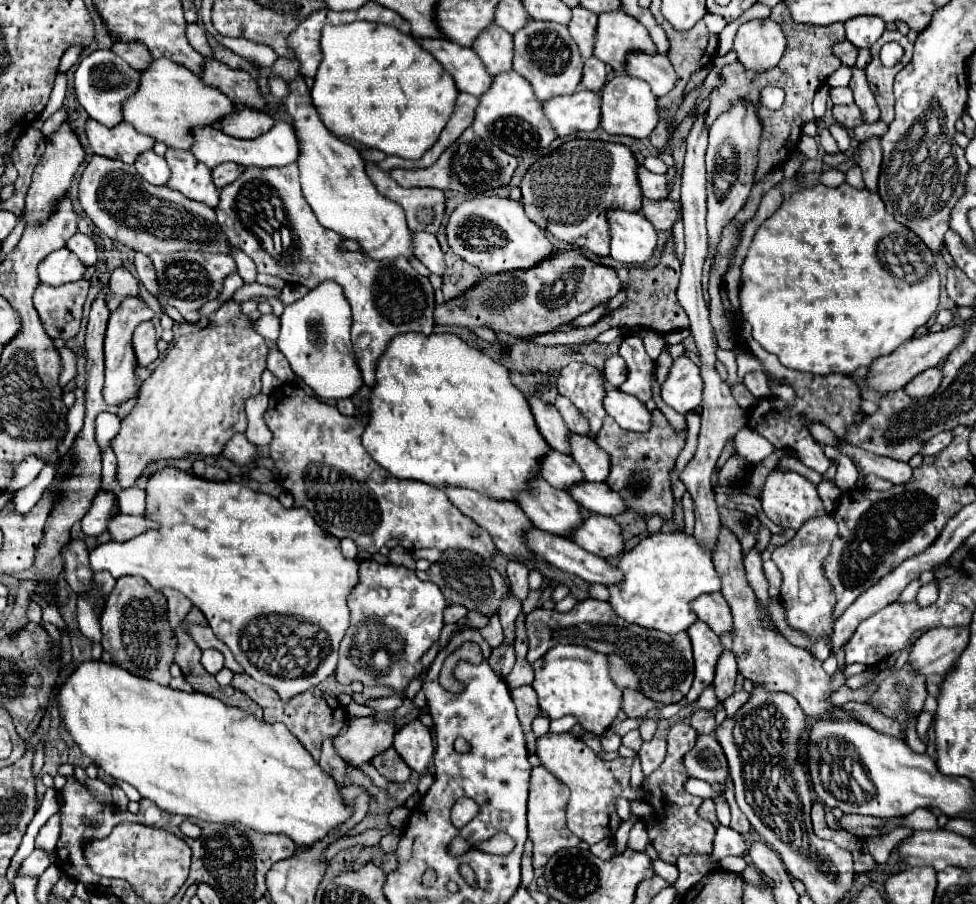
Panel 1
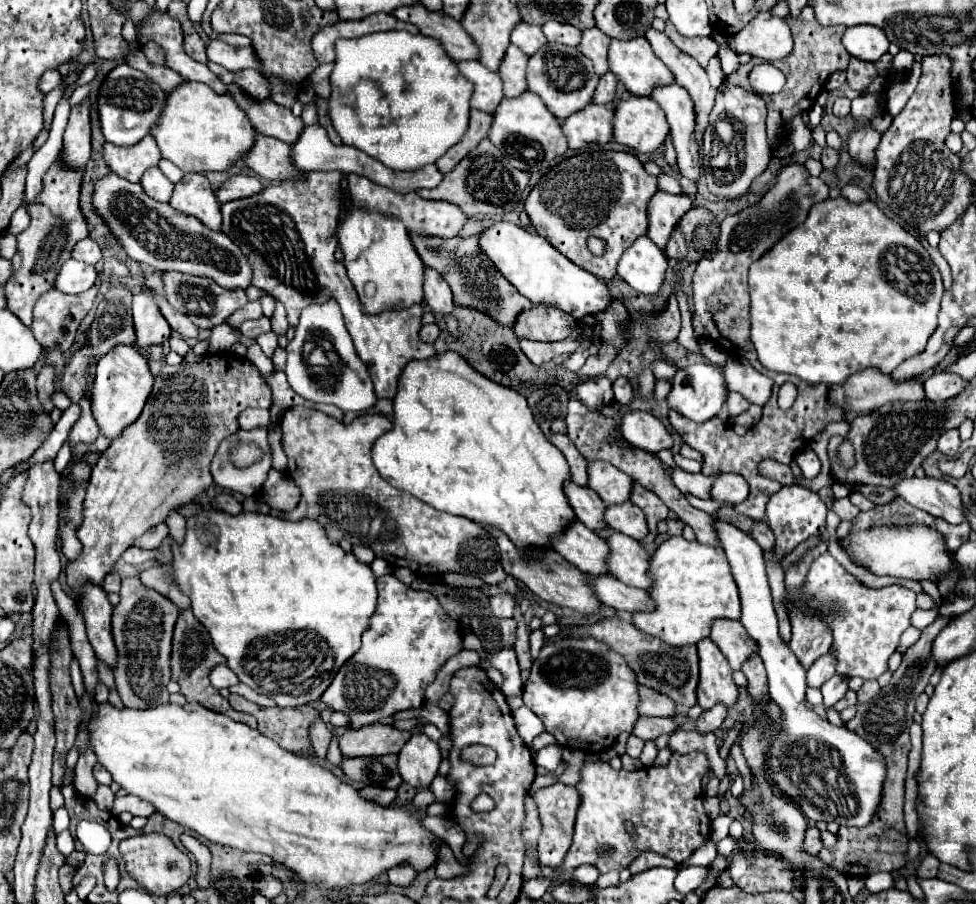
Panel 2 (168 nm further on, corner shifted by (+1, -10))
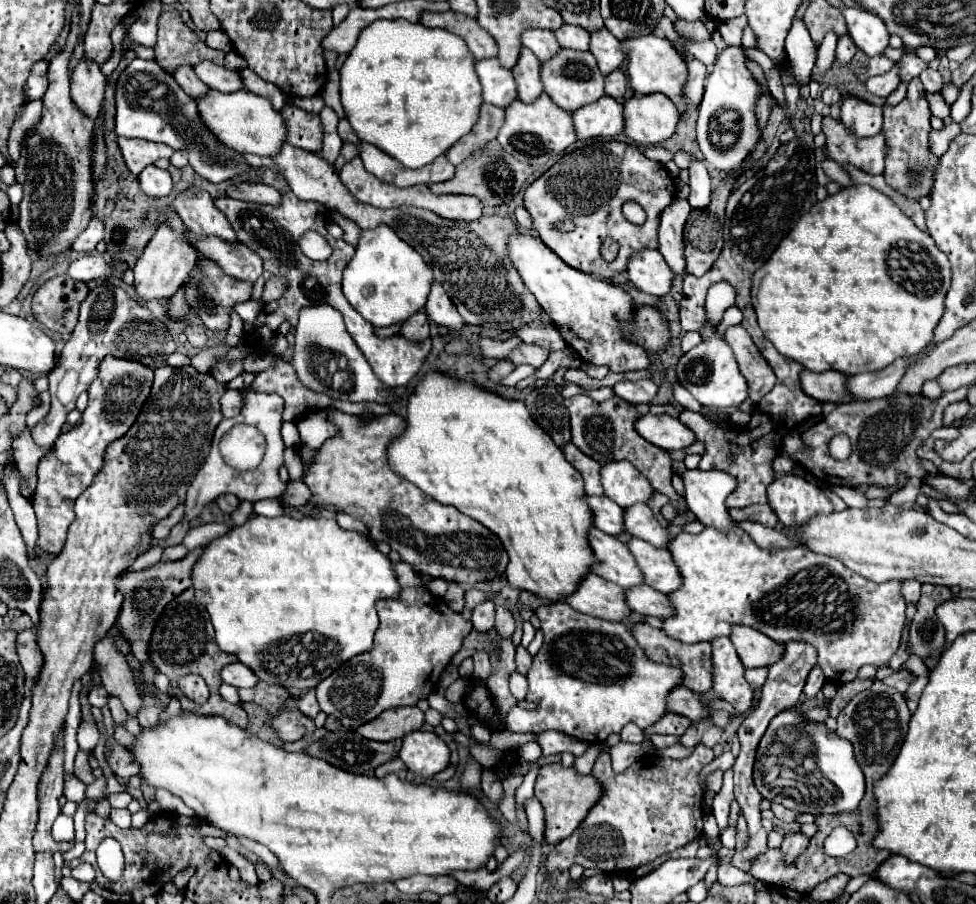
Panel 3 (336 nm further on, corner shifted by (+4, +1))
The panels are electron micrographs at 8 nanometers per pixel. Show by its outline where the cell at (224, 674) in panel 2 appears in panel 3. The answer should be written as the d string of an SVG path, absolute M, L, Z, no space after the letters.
M230 663L222 669L222 679L228 685L234 687L254 687L260 679L250 671L250 667L242 665L242 663Z

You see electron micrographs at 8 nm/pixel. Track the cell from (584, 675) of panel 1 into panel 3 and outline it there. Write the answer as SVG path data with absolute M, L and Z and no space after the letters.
M568 603L542 605L534 609L534 613L542 623L544 645L530 667L528 701L536 701L538 709L528 711L524 707L514 707L506 717L506 727L510 731L542 733L552 729L572 735L584 743L604 743L610 733L620 733L626 723L632 721L640 729L648 729L668 711L666 699L674 687L682 685L684 673L678 667L650 661L642 647L638 647L628 625L578 613Z

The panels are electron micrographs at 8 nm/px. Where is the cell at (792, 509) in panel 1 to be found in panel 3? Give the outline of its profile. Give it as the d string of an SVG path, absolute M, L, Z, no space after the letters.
M780 475L768 485L768 503L782 525L806 523L816 513L832 513L834 507L826 493L798 475Z

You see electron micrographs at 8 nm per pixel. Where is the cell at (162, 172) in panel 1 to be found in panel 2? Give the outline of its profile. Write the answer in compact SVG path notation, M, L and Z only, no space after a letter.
M159 168L145 170L145 174L141 178L141 186L157 202L169 202L171 192L173 192L173 182L169 178L165 178L165 174Z

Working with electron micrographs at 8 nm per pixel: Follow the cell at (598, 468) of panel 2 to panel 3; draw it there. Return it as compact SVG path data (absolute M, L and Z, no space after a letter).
M614 461L602 465L602 485L604 495L616 501L622 509L632 507L634 503L648 503L654 495L648 479L638 473L628 461Z

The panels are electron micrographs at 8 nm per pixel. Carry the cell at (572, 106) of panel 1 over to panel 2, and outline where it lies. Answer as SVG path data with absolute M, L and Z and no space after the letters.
M589 104L585 110L565 118L561 130L569 142L569 148L583 148L587 144L605 144L613 136L613 106Z

